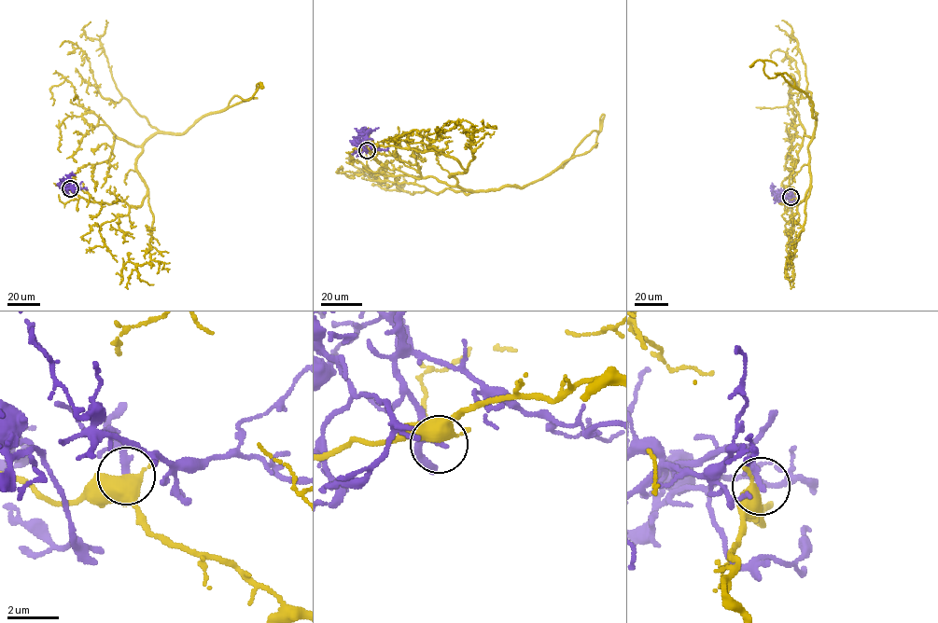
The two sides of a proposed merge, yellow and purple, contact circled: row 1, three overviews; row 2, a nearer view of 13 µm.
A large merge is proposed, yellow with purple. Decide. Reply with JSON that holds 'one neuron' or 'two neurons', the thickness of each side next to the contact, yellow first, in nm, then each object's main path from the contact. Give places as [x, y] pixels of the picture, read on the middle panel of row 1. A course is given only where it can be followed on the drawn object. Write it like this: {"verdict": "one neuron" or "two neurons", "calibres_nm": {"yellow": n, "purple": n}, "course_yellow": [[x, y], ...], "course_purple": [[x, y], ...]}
{"verdict": "two neurons", "calibres_nm": {"yellow": 500, "purple": 280}, "course_yellow": [[367, 150], [394, 145], [446, 154], [465, 172], [450, 177], [475, 191], [383, 185], [345, 159]], "course_purple": [[367, 151], [363, 141], [356, 139], [363, 147], [357, 155]]}

